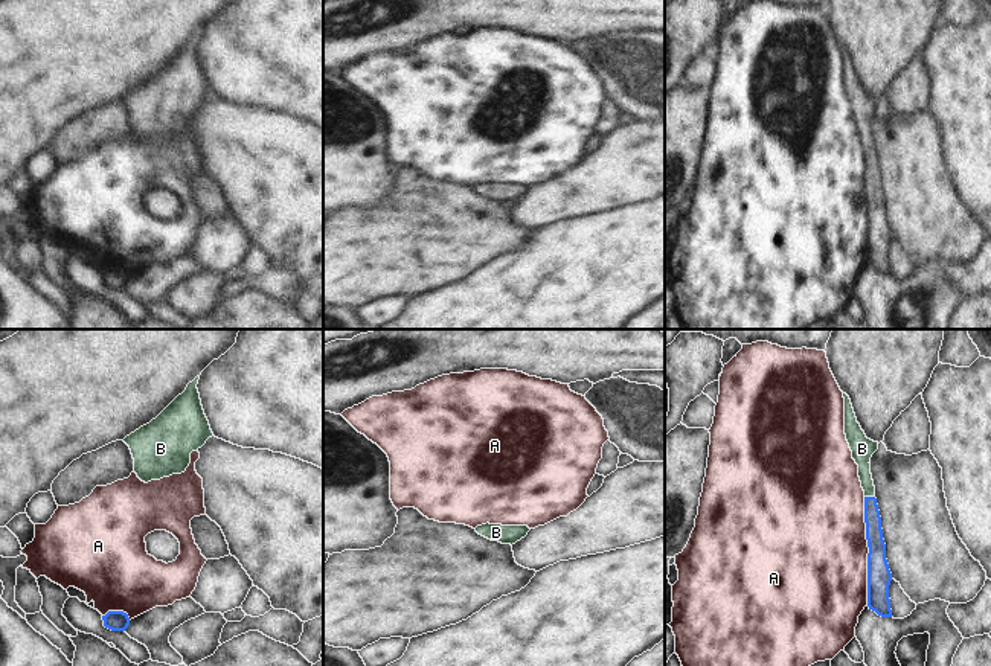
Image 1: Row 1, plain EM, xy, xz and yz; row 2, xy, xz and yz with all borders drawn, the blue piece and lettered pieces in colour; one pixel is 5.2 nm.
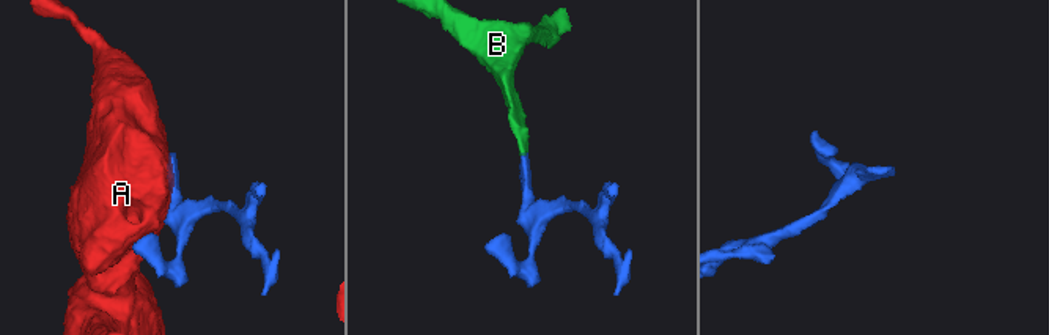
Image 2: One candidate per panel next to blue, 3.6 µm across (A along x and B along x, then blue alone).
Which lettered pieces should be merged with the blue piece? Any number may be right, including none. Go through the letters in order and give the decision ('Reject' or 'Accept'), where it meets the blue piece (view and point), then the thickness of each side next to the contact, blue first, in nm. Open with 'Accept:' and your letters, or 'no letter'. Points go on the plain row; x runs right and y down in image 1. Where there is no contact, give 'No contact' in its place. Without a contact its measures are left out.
Accept: B
A: Reject. Touches blue at yz (869, 209). Thickness 130 nm (blue) against 480 nm
B: Accept. Touches blue at yz (869, 156). Thickness 100 nm (blue) against 110 nm

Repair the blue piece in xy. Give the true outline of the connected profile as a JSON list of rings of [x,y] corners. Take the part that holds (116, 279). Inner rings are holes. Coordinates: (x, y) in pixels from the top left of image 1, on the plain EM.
[[[108,270],[102,274],[104,285],[111,290],[125,290],[130,283],[130,276],[123,270]]]

